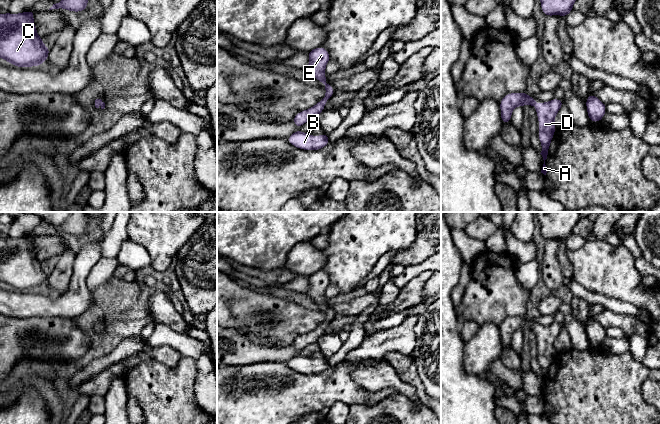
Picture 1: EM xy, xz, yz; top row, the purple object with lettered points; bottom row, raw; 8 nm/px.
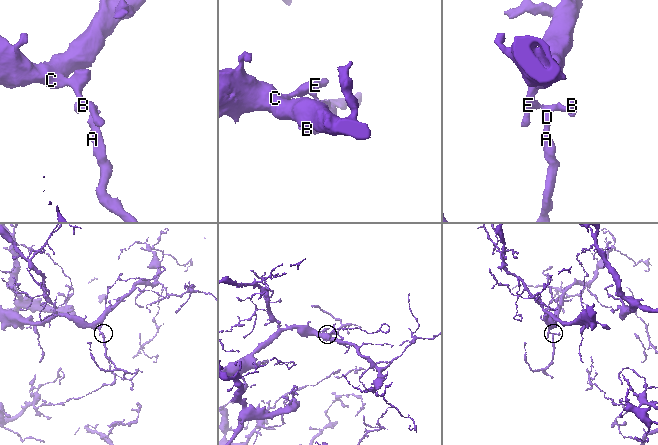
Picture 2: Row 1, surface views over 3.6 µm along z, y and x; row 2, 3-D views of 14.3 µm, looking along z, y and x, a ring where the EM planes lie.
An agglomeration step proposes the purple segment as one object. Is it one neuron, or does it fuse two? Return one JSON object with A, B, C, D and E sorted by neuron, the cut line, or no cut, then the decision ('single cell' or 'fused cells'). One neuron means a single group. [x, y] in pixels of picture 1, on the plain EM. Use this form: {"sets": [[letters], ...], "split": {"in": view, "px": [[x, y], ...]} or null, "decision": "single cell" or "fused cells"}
{"sets": [["A", "B", "C", "D", "E"]], "split": null, "decision": "single cell"}

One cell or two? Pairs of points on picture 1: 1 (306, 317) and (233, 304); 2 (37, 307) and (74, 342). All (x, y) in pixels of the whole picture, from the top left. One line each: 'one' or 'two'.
1: one
2: two

